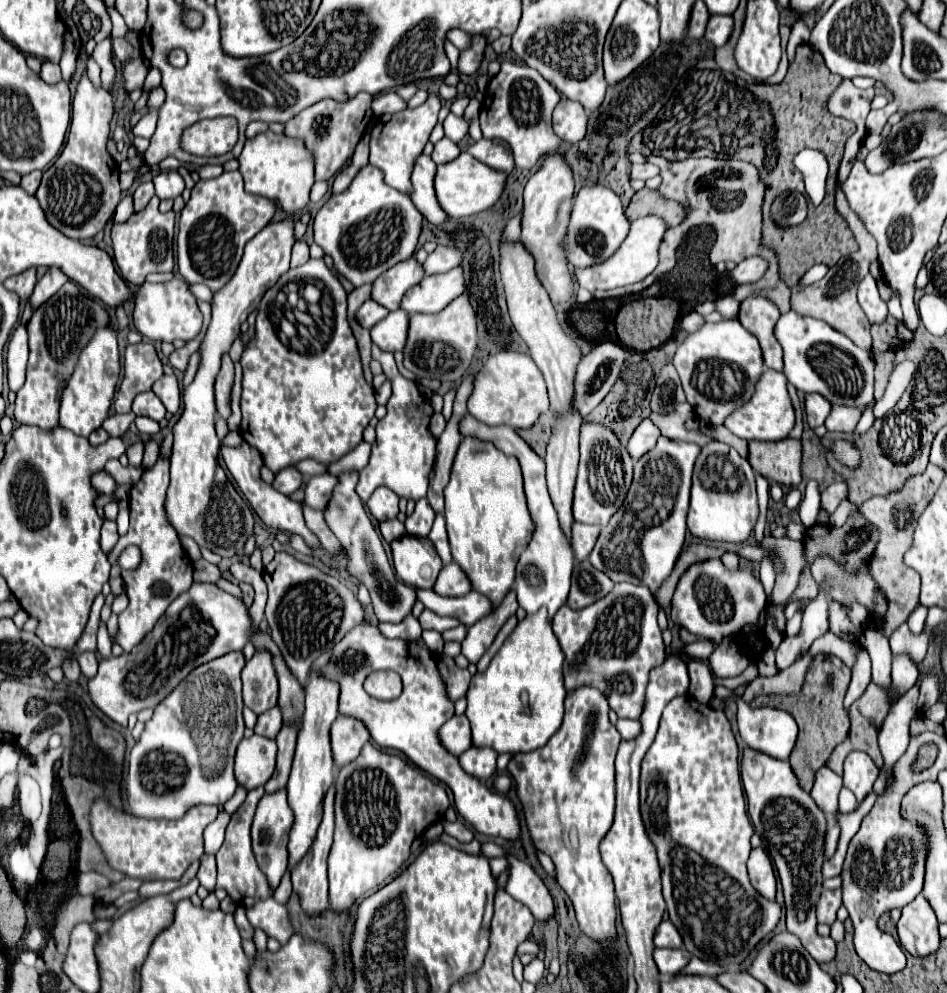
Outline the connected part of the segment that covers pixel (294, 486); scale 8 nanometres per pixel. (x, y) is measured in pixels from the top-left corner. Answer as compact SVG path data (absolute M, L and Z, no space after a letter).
M289 466L285 470L279 470L279 474L275 474L275 480L273 480L271 486L289 496L295 490L299 490L301 484L303 484L303 476L293 466Z

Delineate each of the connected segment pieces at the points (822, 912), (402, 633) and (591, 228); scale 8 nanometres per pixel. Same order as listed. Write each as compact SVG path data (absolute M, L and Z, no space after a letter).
M825 890L821 892L819 900L817 900L817 922L821 924L833 924L835 922L835 914L841 906L841 890Z
M407 616L407 620L399 622L399 624L381 624L379 622L379 630L385 638L399 638L399 640L417 640L421 636L421 626L419 620L415 616Z
M591 184L591 186L579 188L579 192L573 198L567 236L563 238L563 246L567 252L569 264L585 268L585 266L607 260L625 240L627 232L629 232L629 220L623 214L619 196L611 188L603 184Z

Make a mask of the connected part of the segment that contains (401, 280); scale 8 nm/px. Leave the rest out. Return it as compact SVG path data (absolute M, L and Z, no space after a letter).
M413 258L399 262L375 278L371 288L371 300L385 306L387 310L397 310L401 296L421 280L423 280L423 268L419 262L415 262Z

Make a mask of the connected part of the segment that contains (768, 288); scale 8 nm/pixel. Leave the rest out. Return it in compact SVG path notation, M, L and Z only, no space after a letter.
M777 264L769 266L765 276L761 280L757 280L755 284L745 284L741 288L735 288L733 292L733 298L735 300L745 300L749 296L767 296L771 302L777 304L777 308L781 310L781 314L785 314L789 310L789 298L791 298L791 292L789 292L789 286L785 282L779 280L779 274L777 274Z

